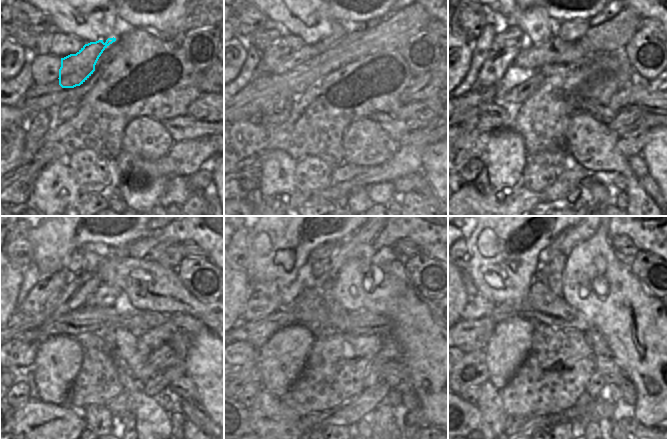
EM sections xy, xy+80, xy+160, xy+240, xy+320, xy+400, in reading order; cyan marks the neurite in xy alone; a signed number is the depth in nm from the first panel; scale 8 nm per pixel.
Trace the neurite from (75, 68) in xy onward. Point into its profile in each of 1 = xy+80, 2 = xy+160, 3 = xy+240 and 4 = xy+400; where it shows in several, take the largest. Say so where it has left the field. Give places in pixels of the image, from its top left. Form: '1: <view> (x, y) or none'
1: xy+80 (338, 32)
2: xy+160 (572, 31)
3: xy+240 (203, 236)
4: xy+400 (651, 236)

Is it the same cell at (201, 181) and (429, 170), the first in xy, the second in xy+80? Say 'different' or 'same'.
different

